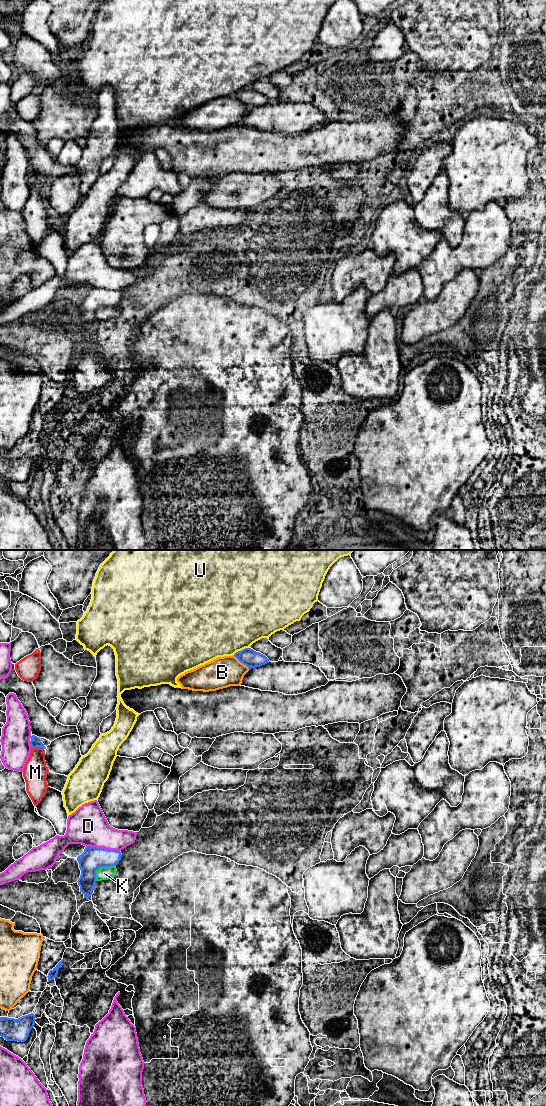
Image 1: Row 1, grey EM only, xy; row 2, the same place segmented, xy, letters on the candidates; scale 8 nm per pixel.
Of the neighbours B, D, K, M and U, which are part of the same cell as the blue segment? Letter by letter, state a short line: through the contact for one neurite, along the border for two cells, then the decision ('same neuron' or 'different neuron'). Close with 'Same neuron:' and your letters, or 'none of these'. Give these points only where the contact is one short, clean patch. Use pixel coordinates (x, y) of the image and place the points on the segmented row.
B: different neuron
D: different neuron
K: line xy (115, 865), (100, 867), (96, 871), (95, 880); different neuron
M: line xy (31, 747), (41, 747), (43, 749); different neuron
U: different neuron
Same neuron: none of these

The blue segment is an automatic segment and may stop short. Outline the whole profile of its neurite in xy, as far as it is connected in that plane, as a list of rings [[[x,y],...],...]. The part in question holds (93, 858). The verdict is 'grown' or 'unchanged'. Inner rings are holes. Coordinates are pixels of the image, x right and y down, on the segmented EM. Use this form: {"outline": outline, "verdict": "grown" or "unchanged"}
{"outline": [[[87,846],[84,852],[77,857],[81,870],[78,885],[84,898],[90,898],[96,883],[96,871],[101,867],[116,866],[122,854],[117,850],[109,850]]], "verdict": "unchanged"}

